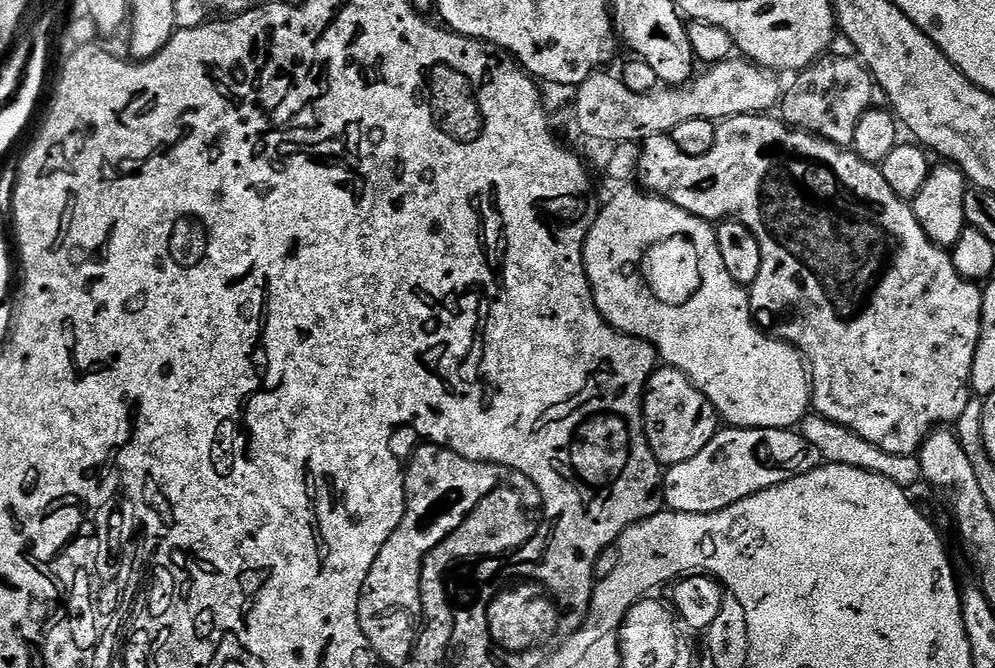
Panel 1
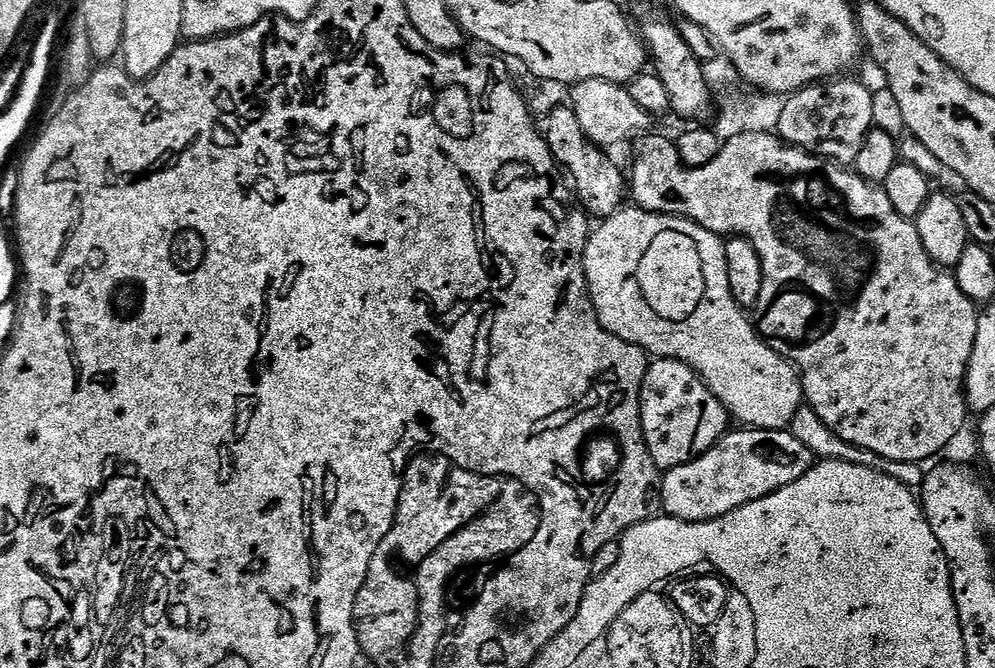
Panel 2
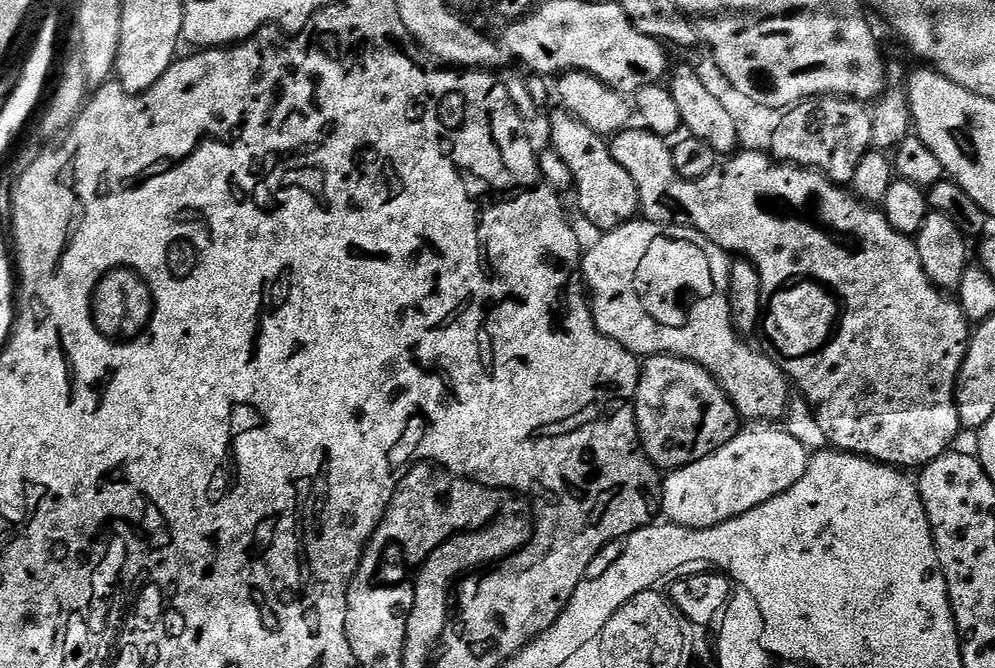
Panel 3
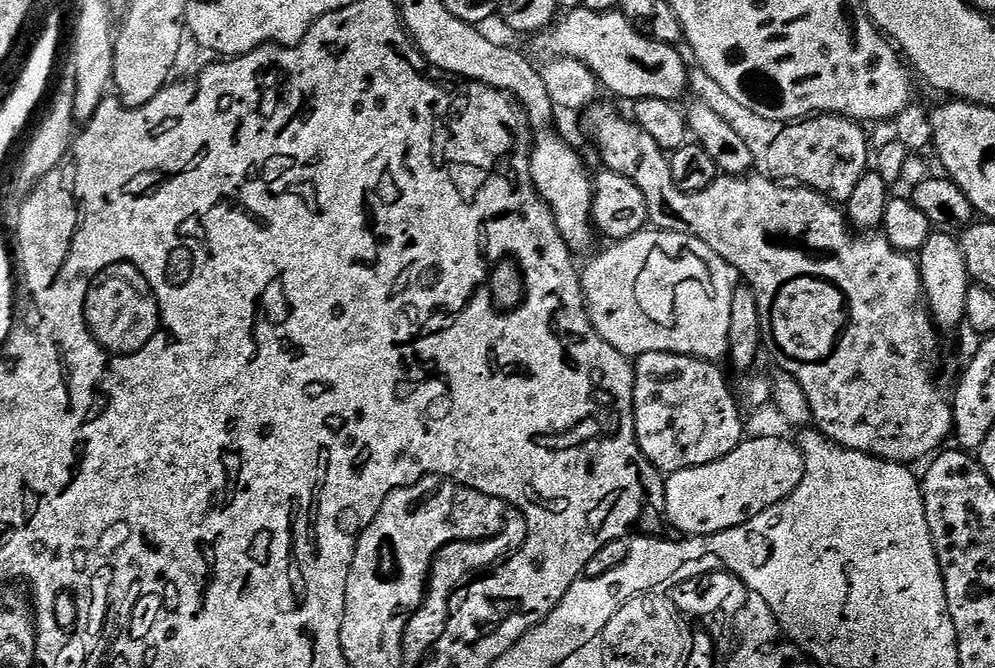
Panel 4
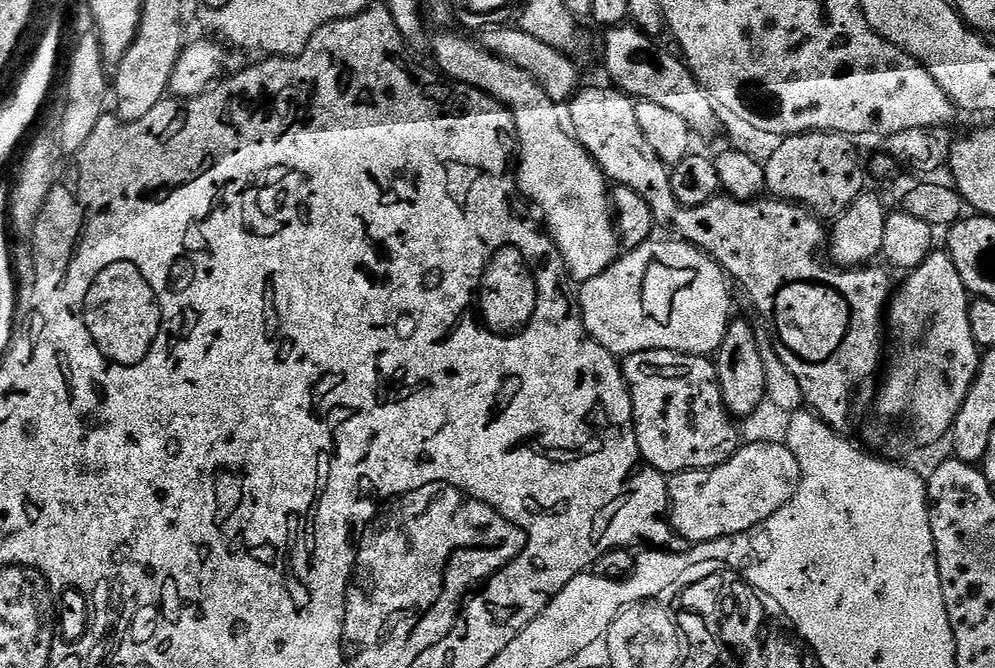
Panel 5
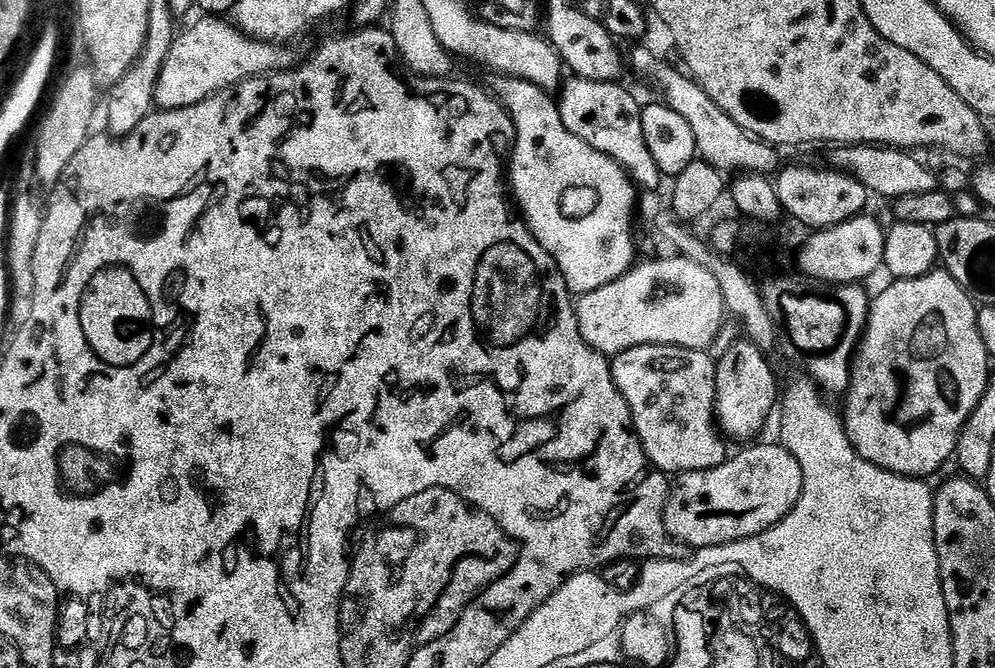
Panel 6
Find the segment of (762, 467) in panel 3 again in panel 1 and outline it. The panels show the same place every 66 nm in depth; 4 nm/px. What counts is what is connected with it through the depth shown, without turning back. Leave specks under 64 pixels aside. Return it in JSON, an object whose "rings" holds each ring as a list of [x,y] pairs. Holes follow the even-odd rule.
{"rings":[[[721,427],[716,436],[690,462],[671,465],[662,476],[664,503],[673,512],[706,514],[739,504],[742,498],[750,498],[767,488],[778,486],[795,476],[806,474],[820,467],[822,459],[818,450],[799,431],[786,428],[733,428]]]}

